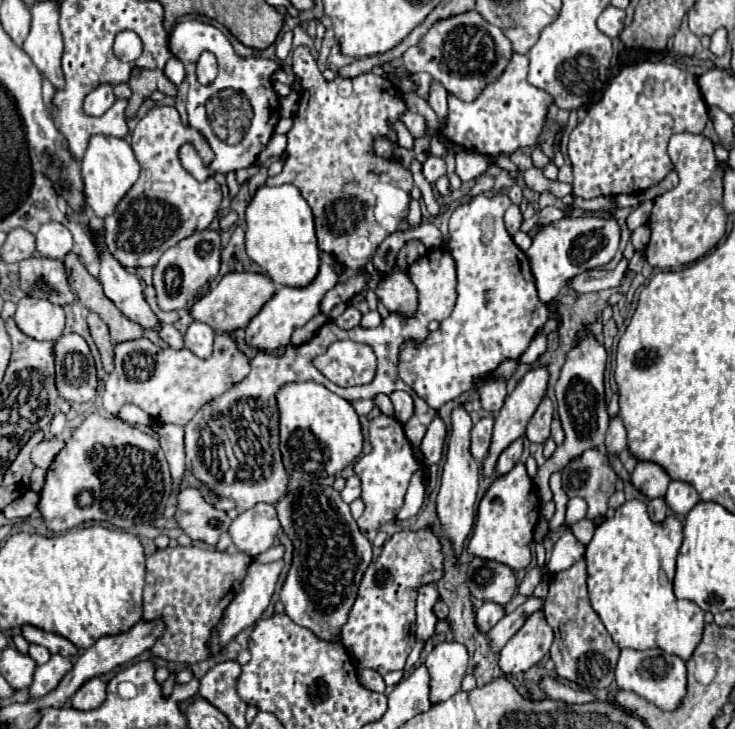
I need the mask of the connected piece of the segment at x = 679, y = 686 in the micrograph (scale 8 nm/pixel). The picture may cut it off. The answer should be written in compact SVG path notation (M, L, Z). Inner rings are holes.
M624 648L616 666L616 684L620 690L632 690L662 710L674 710L686 694L686 666L678 656L666 654L660 648L632 650Z

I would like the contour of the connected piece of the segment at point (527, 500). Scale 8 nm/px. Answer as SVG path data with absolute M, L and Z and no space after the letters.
M518 462L508 474L498 476L482 496L468 552L478 558L502 562L512 570L528 568L532 562L530 544L534 540L534 526L538 522L538 516L540 516L540 500L536 488L528 478L524 464Z

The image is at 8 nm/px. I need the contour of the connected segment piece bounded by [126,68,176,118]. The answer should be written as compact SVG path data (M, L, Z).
M134 68L130 76L130 88L132 96L128 100L126 108L126 118L134 118L138 108L146 98L150 98L152 92L160 90L166 96L176 96L176 86L164 76L162 70L144 70L144 68Z

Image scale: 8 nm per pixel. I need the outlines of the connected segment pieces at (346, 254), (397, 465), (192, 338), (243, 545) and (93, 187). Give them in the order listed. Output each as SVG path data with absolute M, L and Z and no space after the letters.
M306 46L292 52L292 74L302 82L302 96L294 126L286 134L288 148L284 170L278 176L268 178L266 184L294 184L314 212L320 250L336 254L346 268L364 268L372 260L372 252L376 252L380 240L388 238L398 228L398 220L376 220L372 186L376 182L390 182L404 192L410 192L414 186L408 170L372 154L372 140L376 136L396 140L396 134L388 124L406 110L402 92L374 74L354 78L336 76L328 82Z
M384 414L374 418L370 422L370 442L372 442L372 452L368 456L362 456L354 466L358 478L362 480L362 500L366 504L364 514L358 518L358 526L360 530L366 532L378 530L382 524L396 518L398 510L404 504L404 494L410 476L418 468L418 460L414 458L412 446L404 436L402 424L396 418L388 418Z
M194 320L184 334L184 346L200 358L208 358L212 354L212 340L214 340L214 330L198 320Z
M256 504L254 508L242 512L230 526L232 542L238 550L256 558L270 550L276 540L276 532L280 528L274 504Z
M102 134L90 138L88 150L82 160L84 200L100 220L104 220L104 218L112 216L112 212L116 212L116 204L134 186L138 176L140 176L140 164L126 140L114 138L114 136L102 136Z

